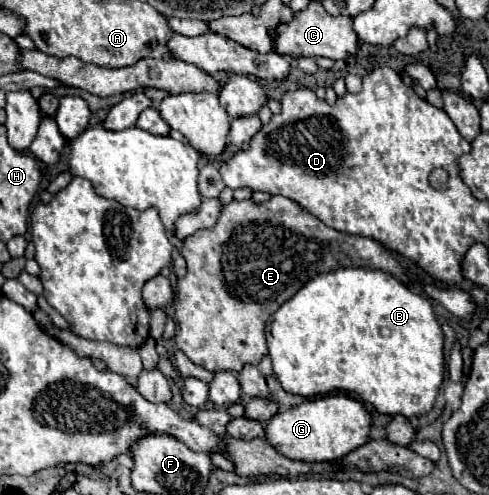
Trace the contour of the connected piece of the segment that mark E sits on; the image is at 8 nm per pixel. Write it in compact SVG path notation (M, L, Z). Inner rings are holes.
M271 197L265 203L231 201L223 207L215 227L201 229L183 241L181 255L187 261L185 277L177 279L175 291L175 345L199 367L207 371L239 373L245 363L257 365L267 355L265 325L271 315L291 299L307 281L333 267L381 269L407 283L403 267L375 239L341 233L327 227L317 217L285 197Z

